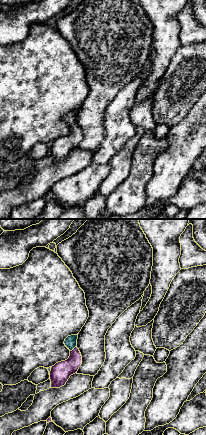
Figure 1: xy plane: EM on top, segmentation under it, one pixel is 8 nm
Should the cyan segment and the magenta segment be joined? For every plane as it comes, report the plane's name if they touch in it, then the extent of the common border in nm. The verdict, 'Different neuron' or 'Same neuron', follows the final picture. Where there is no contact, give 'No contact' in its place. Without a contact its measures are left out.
Touches cyan in xy. Shared border 70 nm

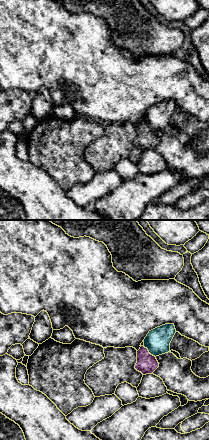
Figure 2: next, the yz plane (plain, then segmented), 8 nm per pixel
Touches cyan in yz. Shared border 140 nm

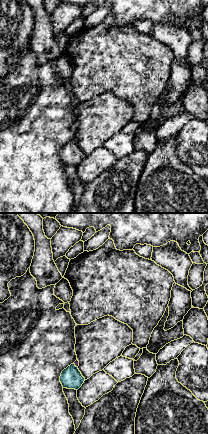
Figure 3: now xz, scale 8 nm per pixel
Touches cyan in xz. Shared border 50 nm

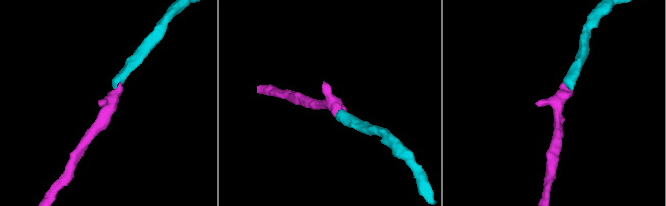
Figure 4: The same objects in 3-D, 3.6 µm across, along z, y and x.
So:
Same neuron

